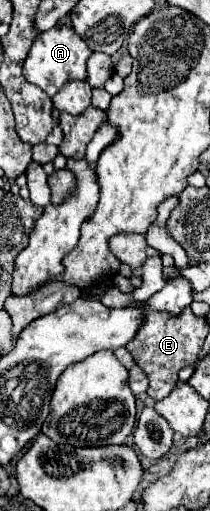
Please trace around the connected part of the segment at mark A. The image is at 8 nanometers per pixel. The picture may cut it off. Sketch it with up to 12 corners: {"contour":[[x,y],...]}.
{"contour":[[69,24],[51,28],[23,64],[27,82],[55,96],[87,78],[93,50]]}

